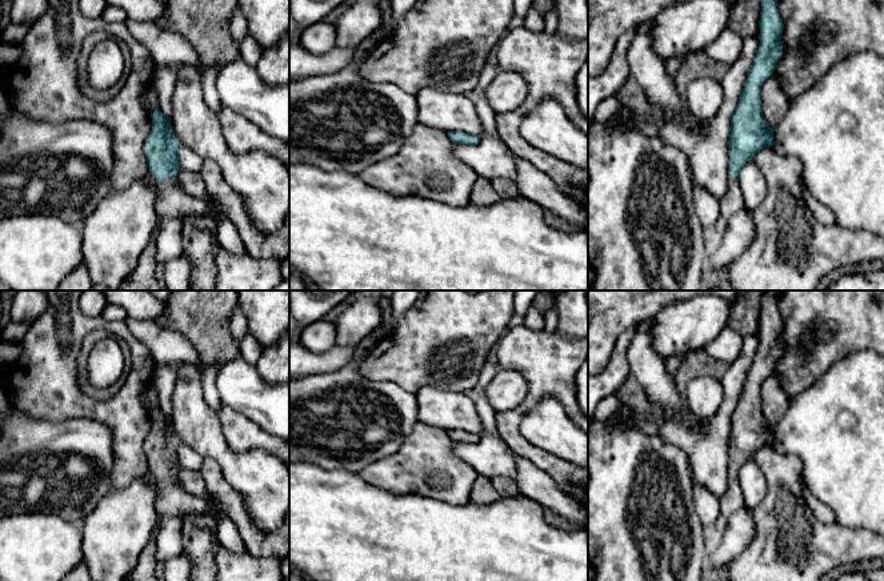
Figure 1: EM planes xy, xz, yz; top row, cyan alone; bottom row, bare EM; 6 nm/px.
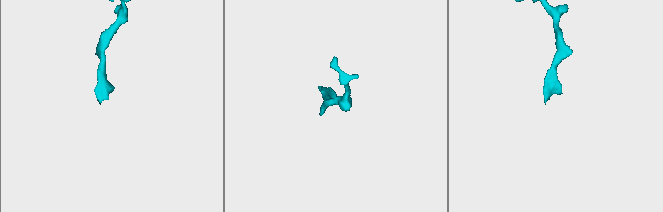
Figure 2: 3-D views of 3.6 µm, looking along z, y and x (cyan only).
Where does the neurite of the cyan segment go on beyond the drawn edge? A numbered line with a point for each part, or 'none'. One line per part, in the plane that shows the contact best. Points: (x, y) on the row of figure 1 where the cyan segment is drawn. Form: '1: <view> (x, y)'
1: xy (172, 201)

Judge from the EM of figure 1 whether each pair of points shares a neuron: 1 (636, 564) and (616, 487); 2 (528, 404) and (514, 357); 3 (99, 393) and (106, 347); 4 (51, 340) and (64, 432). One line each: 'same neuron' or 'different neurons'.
1: same neuron
2: same neuron
3: different neurons
4: different neurons

